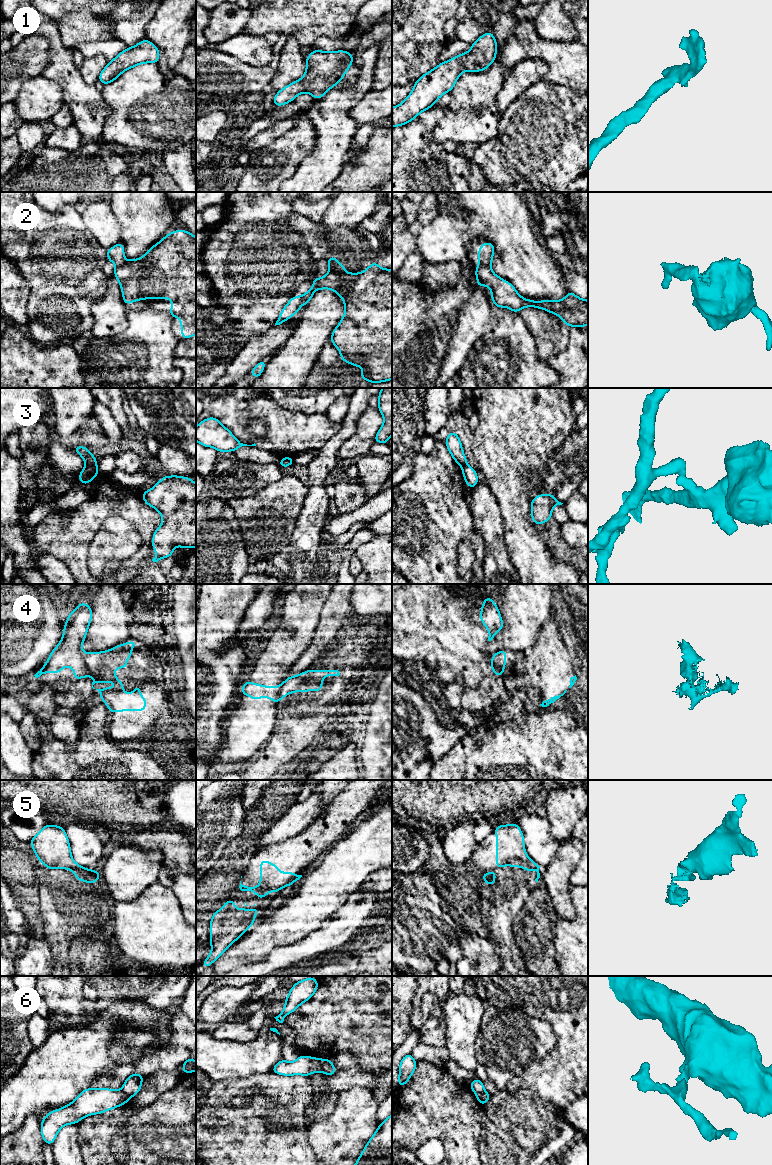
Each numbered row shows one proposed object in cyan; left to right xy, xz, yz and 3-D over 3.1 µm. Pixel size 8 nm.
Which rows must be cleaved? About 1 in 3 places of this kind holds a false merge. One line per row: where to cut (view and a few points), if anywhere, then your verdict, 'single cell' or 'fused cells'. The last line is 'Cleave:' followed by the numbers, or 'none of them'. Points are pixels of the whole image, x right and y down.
1: cut none; single cell
2: cut yz (479, 262), (489, 266); fused cells
3: cut xy (86, 464), (96, 465); fused cells
4: cut xy (85, 653), (85, 664), (90, 674); fused cells
5: cut none; single cell
6: cut xz (319, 1059), (323, 1071); fused cells
Cleave: 2, 3, 4, 6

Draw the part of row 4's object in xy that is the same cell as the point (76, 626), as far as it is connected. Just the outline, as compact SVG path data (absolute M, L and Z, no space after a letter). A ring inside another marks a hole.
M81 602L68 615L61 641L50 653L44 666L34 675L35 678L40 677L43 673L60 673L65 666L74 670L75 681L90 675L85 663L86 653L82 650L81 645L85 641L91 620L90 605Z

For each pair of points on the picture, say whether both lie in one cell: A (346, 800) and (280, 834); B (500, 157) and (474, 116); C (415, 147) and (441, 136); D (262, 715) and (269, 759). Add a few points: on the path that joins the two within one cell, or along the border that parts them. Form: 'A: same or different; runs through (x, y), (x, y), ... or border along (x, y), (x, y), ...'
A: different; border along (316, 819), (298, 834)
B: different; border along (495, 137), (479, 145)
C: different; border along (443, 117), (434, 131), (434, 140), (441, 144)
D: different; border along (276, 720), (273, 731), (265, 742)

